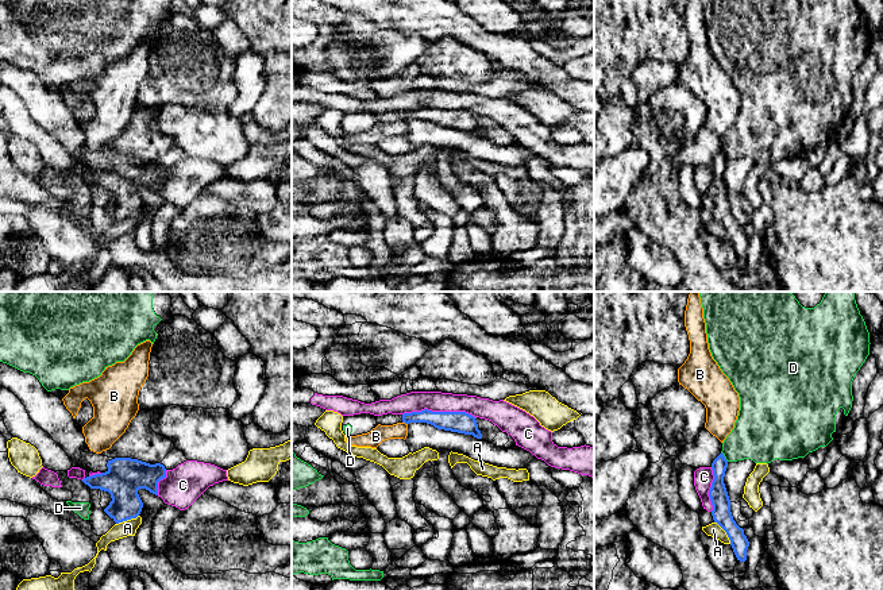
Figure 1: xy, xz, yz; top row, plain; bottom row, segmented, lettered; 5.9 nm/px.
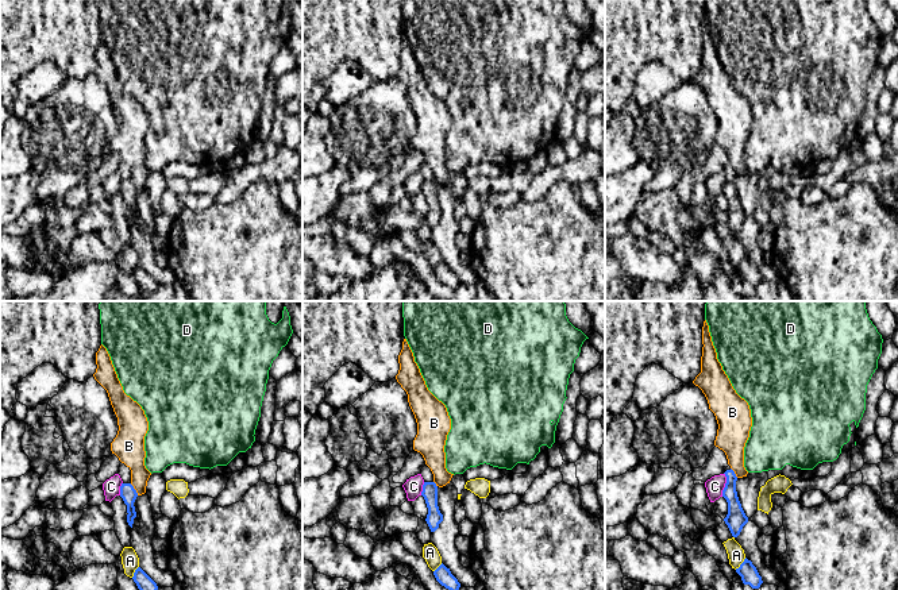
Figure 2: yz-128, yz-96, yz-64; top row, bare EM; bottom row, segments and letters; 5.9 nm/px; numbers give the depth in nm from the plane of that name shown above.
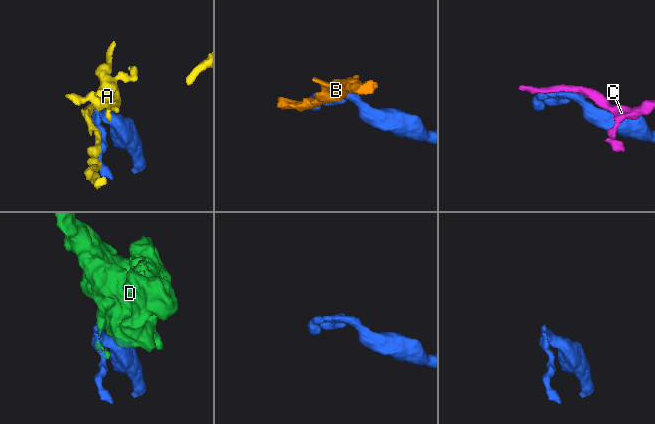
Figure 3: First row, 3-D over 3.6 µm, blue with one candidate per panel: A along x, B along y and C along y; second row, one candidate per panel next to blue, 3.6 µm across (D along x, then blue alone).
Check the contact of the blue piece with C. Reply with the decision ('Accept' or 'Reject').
Reject

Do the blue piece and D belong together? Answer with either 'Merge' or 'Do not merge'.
Do not merge

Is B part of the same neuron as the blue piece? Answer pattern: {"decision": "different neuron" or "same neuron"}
{"decision": "different neuron"}

